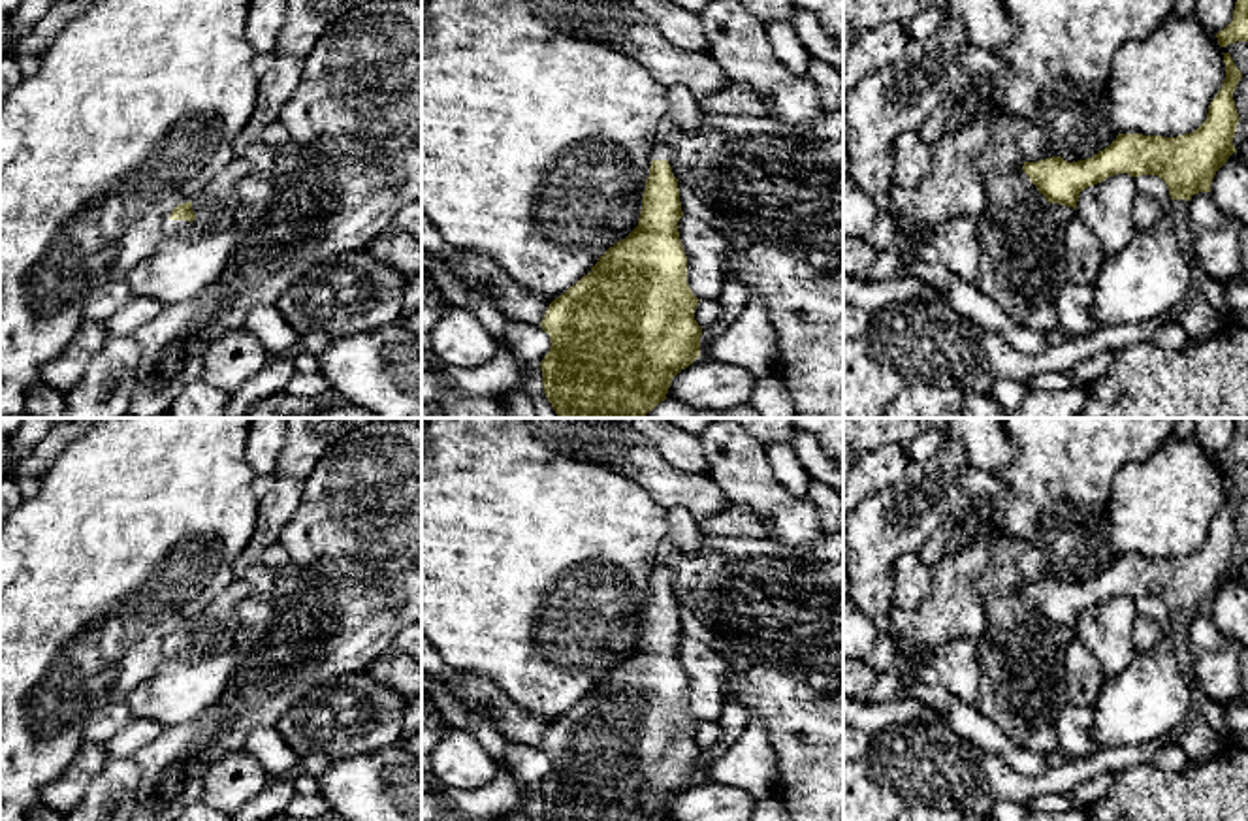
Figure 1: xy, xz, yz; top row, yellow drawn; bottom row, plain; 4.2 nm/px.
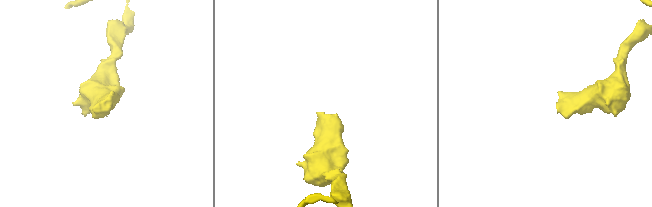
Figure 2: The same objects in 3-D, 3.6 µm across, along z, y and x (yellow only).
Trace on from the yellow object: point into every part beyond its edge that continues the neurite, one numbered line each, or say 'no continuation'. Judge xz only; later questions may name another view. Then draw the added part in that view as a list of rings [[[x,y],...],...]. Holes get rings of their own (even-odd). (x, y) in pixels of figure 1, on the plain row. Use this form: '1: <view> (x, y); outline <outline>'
1: xz (659, 573); outline [[[653,559],[651,569],[649,569],[651,582],[668,582],[670,580],[668,571],[670,571],[668,565],[657,563]]]

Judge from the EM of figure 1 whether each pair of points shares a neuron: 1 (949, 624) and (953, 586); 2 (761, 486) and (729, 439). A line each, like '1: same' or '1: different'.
1: same
2: same

